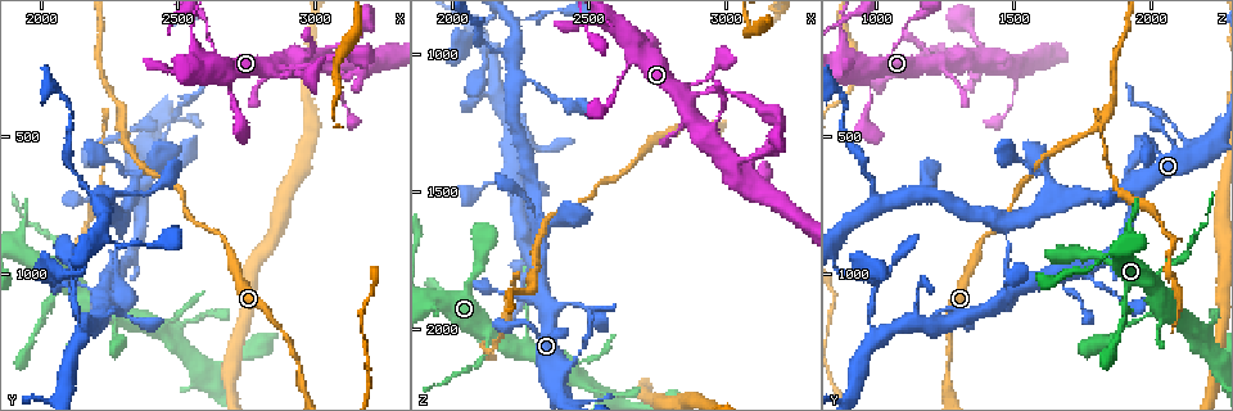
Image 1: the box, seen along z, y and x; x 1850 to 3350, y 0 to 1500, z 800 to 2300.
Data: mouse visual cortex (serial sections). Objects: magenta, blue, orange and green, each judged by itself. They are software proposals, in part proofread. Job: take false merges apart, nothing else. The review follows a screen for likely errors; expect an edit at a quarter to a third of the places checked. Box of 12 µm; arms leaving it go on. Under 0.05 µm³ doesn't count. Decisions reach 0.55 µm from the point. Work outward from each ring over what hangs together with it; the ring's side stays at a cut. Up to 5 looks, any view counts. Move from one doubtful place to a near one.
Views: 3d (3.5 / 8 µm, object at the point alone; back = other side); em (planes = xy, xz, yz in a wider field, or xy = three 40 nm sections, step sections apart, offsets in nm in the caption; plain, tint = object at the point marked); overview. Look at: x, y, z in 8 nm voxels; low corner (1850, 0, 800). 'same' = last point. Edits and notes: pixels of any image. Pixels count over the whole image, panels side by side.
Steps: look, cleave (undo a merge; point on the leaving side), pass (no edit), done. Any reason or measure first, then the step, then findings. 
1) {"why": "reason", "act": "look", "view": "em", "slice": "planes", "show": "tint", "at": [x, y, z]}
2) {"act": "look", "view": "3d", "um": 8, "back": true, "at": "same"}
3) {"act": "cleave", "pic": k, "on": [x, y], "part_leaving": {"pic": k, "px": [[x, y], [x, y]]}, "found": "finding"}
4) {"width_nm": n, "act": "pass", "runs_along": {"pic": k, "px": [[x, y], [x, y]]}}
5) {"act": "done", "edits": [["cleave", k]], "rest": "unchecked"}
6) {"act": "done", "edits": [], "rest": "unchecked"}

{"why": "narrows sharply", "act": "look", "view": "em", "slice": "planes", "show": "tint", "at": [2300, 470, 1810]}

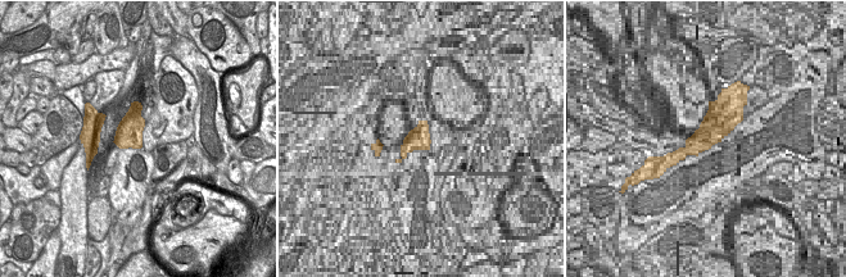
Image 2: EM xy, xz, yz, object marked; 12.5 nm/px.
{"why": "see where the arms go", "act": "look", "view": "3d", "um": 3.5, "at": "same"}

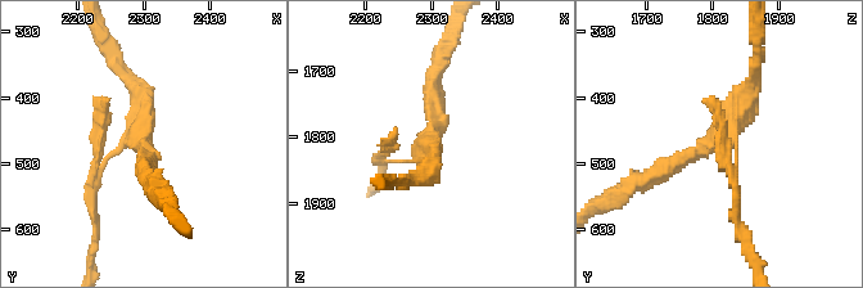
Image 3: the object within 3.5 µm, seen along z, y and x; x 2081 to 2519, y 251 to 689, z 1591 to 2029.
{"arm_widths_nm": [100, 200, 300], "act": "cleave", "pic": 3, "on": [99, 100], "part_leaving": {"pic": 3, "px": [[122, 148], [94, 172], [90, 259]]}, "found": "a second cell is stuck on"}

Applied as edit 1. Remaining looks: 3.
{"why": "a fork", "act": "look", "view": "3d", "um": 8, "at": [2200, 720, 990]}

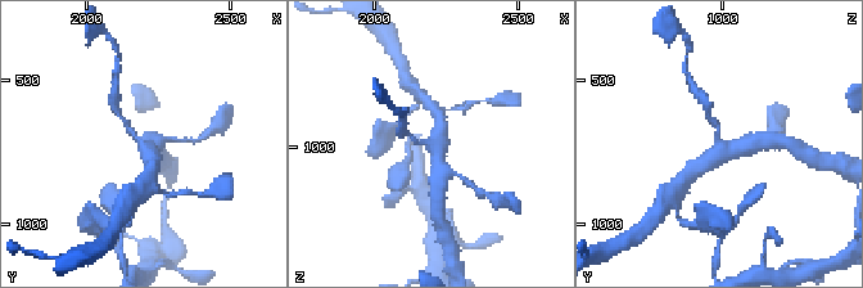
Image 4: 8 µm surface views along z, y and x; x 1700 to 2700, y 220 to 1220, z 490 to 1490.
{"why": "zoom in", "act": "look", "view": "3d", "um": 3.5, "at": [2210, 730, 1000]}

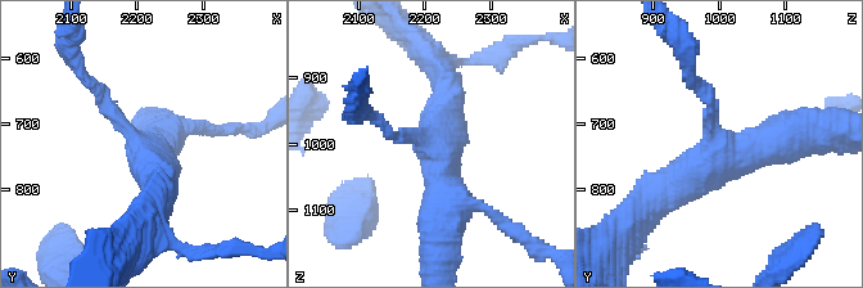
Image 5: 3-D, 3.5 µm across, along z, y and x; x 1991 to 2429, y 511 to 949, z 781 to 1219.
{"arms": 3, "arm_widths_nm": [150, 400, 600], "why": "need the tissue", "act": "look", "view": "em", "slice": "xy", "step": 3, "show": "tint", "at": [2205, 730, 995]}

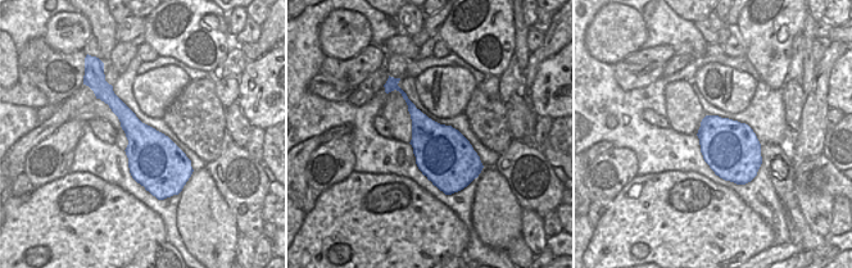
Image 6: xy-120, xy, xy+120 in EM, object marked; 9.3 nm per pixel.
{"act": "pass", "runs_along": {"pic": 5, "px": [[803, 131], [727, 154], [655, 198]]}, "found": "continuous, no second cell"}

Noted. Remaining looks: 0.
{"act": "done", "edits": [["cleave", 3]], "rest": "unchecked"}

